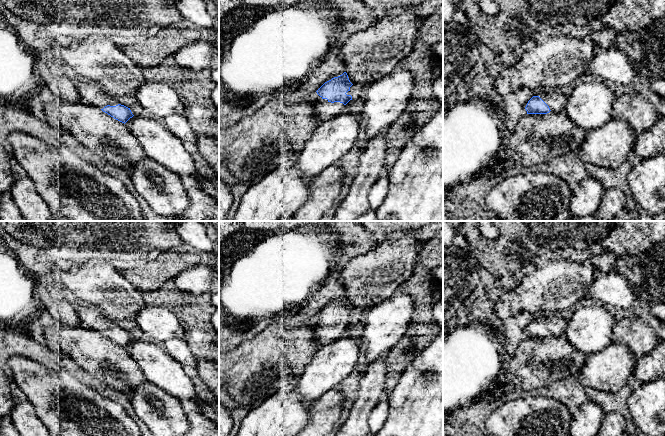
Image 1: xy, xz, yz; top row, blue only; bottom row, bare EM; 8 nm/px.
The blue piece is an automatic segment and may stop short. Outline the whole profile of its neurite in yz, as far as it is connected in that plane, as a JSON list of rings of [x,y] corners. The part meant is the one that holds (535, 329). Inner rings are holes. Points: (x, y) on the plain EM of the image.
[[[557,314],[542,316],[538,320],[533,320],[525,333],[527,338],[547,338],[550,335],[559,337],[564,335],[568,321]]]

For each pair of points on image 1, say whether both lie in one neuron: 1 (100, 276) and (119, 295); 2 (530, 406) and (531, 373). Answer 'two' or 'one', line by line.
1: one
2: two

